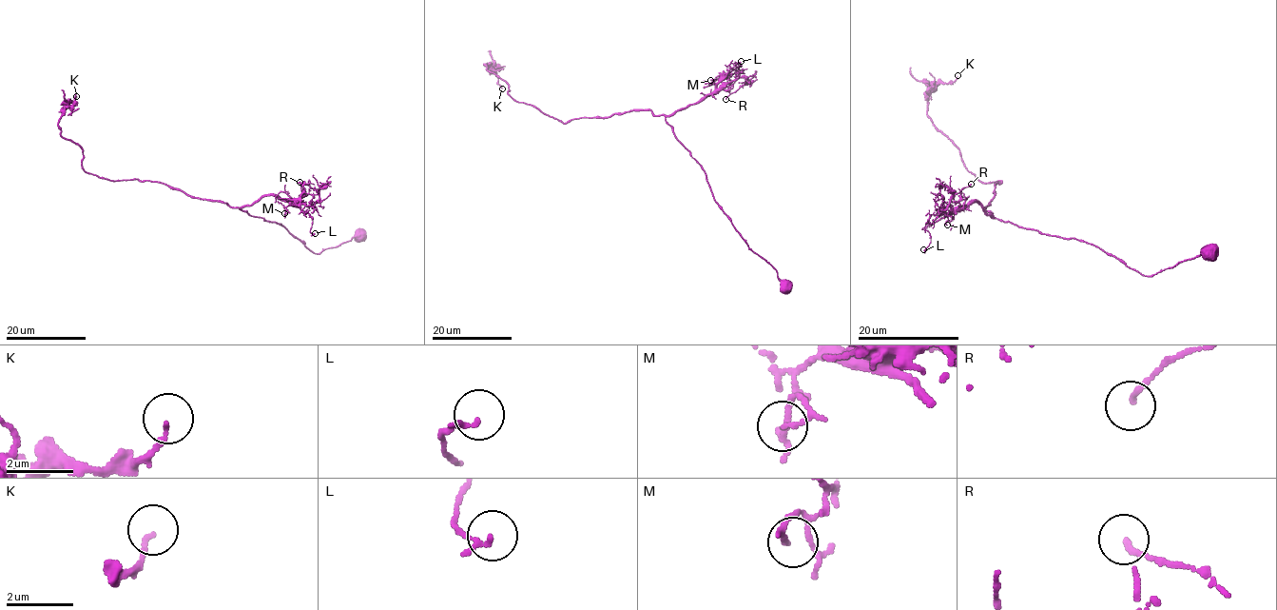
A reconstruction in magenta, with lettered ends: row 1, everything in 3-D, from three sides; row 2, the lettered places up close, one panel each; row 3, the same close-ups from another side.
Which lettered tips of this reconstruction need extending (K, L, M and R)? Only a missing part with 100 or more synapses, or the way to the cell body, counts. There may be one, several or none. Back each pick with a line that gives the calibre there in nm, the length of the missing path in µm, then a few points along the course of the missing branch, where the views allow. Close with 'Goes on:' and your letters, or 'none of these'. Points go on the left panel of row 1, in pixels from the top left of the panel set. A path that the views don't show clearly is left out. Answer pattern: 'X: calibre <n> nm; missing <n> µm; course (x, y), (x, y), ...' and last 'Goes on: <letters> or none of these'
Goes on: none of these

